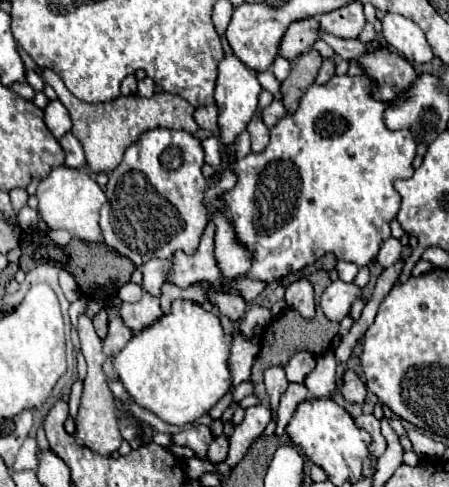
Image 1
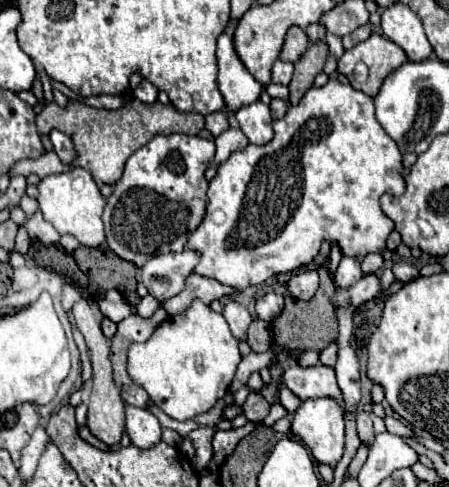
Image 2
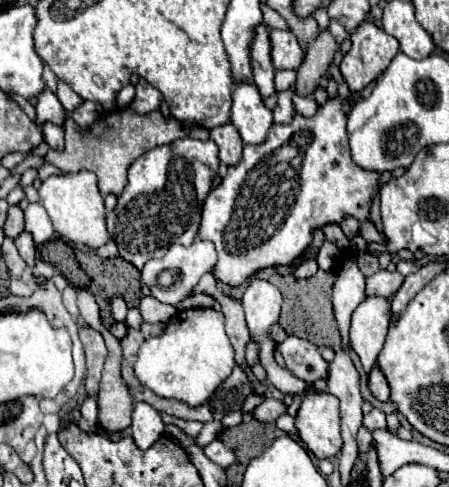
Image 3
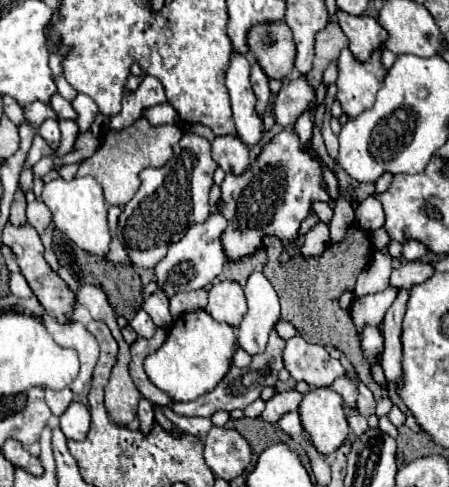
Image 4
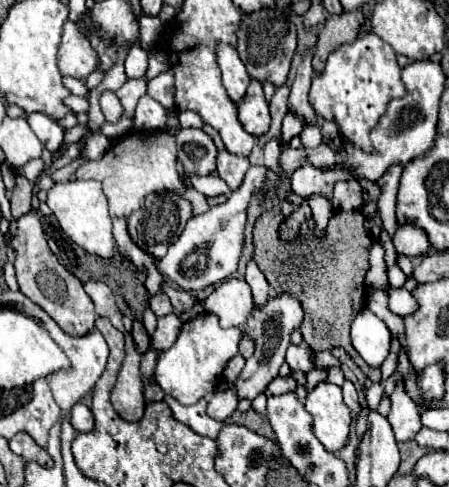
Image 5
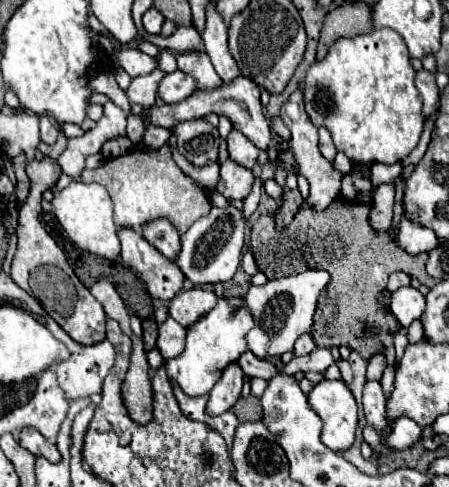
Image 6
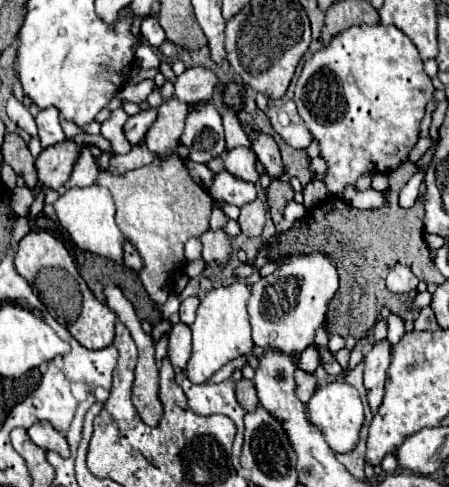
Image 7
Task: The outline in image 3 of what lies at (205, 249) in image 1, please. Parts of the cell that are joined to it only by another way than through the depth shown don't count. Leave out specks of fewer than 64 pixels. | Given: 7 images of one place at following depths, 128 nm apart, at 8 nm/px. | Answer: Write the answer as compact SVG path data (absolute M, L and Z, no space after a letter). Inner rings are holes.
M376 82L368 85L358 94L350 94L350 98L340 98L338 94L328 98L326 104L318 106L314 116L302 116L294 112L292 122L274 124L268 132L264 144L250 146L246 144L242 150L242 158L236 166L228 166L228 174L222 182L210 190L202 206L202 224L198 230L198 240L210 240L218 252L218 262L214 268L214 278L228 284L240 286L250 276L258 274L264 268L290 266L312 242L312 230L324 228L326 224L342 224L344 218L352 216L358 222L370 220L370 204L380 194L380 172L368 172L364 168L356 168L352 164L350 148L348 148L348 110L354 98L368 98Z

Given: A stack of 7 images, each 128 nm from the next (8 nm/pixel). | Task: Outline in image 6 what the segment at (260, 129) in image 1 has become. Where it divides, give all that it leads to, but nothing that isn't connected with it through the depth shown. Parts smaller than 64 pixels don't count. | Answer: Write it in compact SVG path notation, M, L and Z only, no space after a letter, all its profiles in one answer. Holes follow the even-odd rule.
M208 6L206 12L206 30L202 34L202 40L206 54L210 56L212 66L216 68L216 74L222 78L222 82L228 84L228 80L236 80L236 76L240 76L240 70L228 52L228 28L212 6Z

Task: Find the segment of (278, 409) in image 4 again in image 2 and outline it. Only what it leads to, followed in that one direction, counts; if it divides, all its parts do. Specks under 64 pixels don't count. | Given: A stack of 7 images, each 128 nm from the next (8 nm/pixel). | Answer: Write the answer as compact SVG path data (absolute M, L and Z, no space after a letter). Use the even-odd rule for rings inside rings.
M250 392L248 400L242 406L244 416L252 422L260 422L264 420L264 416L270 412L270 404L264 400L264 396L260 392Z

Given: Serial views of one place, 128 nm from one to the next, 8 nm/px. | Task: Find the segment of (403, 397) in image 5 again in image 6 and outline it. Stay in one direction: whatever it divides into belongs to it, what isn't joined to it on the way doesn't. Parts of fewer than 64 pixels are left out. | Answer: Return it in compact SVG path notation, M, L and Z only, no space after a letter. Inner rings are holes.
M400 416L400 420L394 420L392 424L392 434L386 438L386 446L404 450L416 444L420 436L422 436L422 428L414 420L408 420L408 416Z

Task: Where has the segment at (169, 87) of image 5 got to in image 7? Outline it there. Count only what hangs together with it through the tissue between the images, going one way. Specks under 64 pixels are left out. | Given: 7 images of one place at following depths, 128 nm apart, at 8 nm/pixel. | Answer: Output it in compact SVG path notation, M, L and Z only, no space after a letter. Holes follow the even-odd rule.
M188 68L184 74L176 76L172 98L186 104L208 102L212 98L214 86L216 86L216 76L210 70Z

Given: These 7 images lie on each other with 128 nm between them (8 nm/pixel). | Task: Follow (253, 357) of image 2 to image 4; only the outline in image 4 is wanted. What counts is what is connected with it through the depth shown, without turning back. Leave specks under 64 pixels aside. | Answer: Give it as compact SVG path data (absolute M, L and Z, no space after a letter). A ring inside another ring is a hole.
M302 336L286 340L284 368L294 380L304 380L314 388L330 386L338 376L346 372L338 360L330 358L324 346L310 344Z

